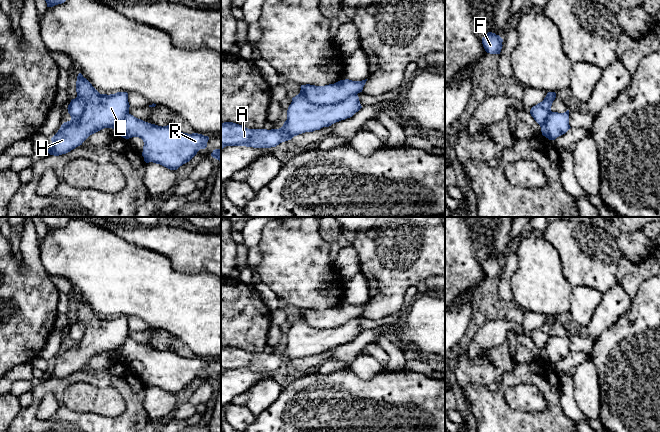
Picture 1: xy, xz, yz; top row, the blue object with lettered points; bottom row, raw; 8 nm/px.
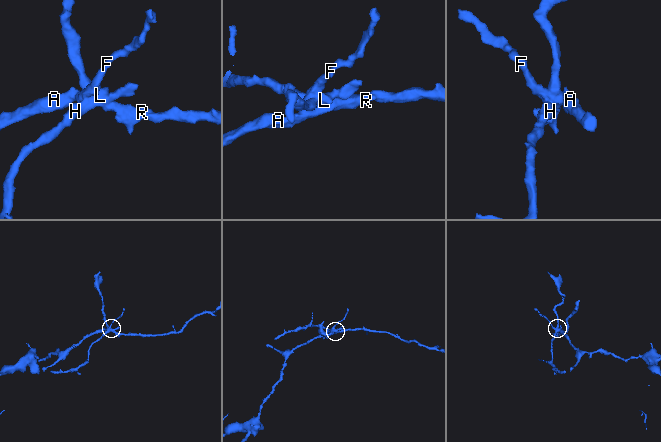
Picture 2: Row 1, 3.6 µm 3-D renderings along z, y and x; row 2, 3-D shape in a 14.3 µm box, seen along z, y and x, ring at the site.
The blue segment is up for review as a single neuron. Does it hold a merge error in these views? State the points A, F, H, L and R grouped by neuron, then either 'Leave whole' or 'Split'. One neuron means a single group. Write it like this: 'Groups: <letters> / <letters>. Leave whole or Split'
Groups: A F R / H L. Split

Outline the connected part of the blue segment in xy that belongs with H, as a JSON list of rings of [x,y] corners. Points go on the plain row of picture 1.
[[[81,297],[77,300],[76,316],[77,321],[84,324],[85,334],[79,343],[61,349],[51,362],[50,379],[66,378],[104,352],[116,353],[129,338],[127,316],[100,318]]]

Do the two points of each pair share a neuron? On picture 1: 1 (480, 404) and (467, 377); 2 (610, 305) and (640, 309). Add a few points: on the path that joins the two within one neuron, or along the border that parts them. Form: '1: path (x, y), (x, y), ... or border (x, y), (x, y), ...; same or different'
1: border (492, 392), (481, 385), (468, 384), (462, 396); different
2: border (632, 299), (630, 307), (613, 324); different

